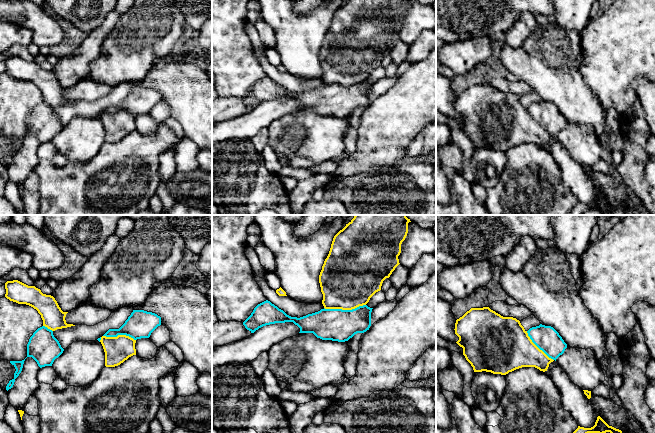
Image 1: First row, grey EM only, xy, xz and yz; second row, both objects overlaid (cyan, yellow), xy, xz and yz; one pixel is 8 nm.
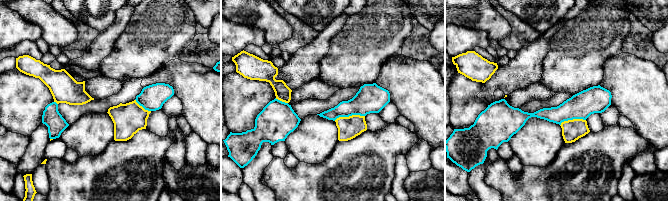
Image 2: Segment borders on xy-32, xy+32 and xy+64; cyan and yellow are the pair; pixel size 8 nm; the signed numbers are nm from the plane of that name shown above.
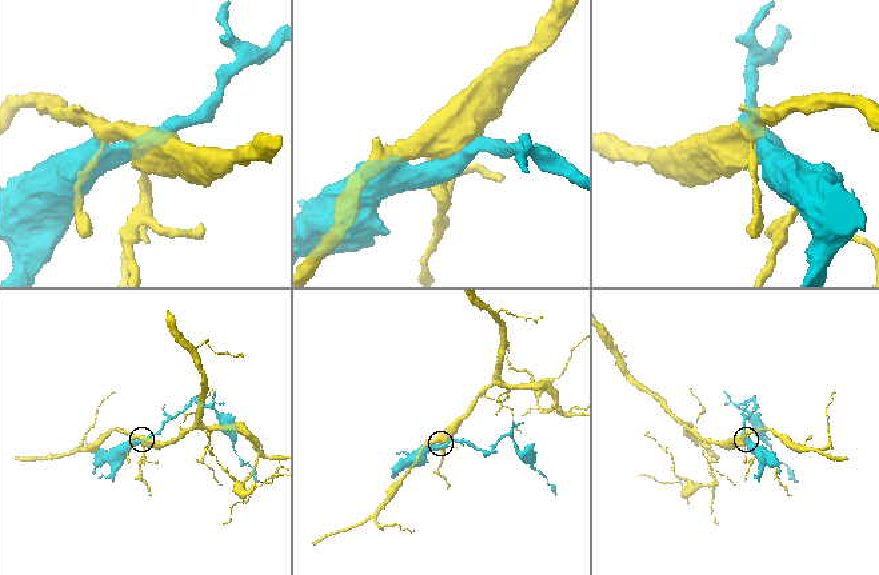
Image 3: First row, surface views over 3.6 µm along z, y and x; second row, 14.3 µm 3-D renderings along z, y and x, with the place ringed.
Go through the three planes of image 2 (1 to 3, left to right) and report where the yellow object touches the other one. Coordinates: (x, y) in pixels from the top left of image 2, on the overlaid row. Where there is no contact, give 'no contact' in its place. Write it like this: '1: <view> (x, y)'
1: xy-32 (142, 106)
2: xy+32 (349, 115)
3: xy+64 (572, 119)

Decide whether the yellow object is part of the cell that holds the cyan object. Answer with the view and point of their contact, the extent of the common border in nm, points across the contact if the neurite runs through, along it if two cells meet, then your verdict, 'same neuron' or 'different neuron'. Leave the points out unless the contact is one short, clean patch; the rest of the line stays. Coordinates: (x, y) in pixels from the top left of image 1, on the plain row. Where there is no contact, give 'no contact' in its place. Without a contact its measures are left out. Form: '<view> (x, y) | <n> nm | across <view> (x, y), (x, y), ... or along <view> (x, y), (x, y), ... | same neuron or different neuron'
xz (344, 86) | 340 nm | different neuron

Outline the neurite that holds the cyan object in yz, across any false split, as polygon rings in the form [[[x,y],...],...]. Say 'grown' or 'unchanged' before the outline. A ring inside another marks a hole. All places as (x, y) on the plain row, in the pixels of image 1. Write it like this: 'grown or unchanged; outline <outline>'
unchanged; outline [[[540,100],[530,104],[527,109],[532,118],[549,134],[555,137],[567,124],[567,120],[562,113],[551,102]]]

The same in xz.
unchanged; outline [[[266,76],[254,84],[243,101],[251,109],[254,109],[266,101],[293,98],[300,104],[299,109],[313,109],[322,116],[345,118],[355,110],[369,106],[372,85],[367,81],[352,86],[324,84],[297,94],[287,91],[283,86]]]

